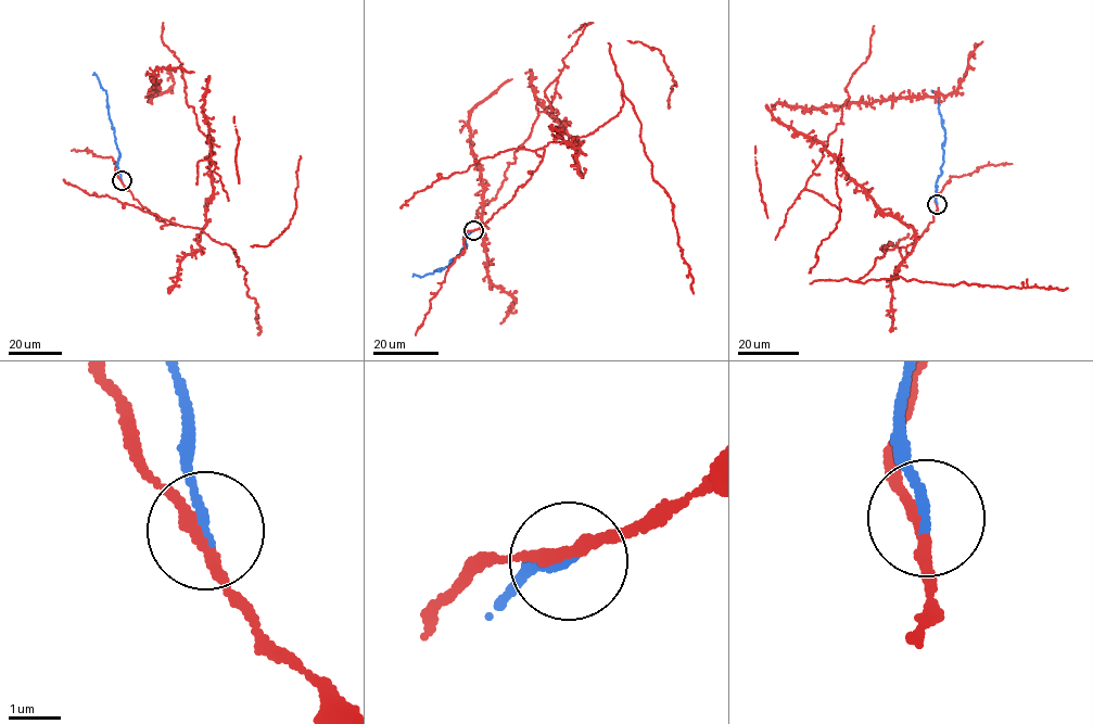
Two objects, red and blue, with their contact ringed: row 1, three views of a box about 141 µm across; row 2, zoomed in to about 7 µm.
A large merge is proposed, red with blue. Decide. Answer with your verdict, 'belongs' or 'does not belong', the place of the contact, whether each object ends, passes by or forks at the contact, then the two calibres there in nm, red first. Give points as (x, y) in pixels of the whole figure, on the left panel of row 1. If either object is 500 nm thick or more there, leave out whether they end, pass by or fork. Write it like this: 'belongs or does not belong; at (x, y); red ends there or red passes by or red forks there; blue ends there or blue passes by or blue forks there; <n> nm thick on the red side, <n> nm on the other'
does not belong; at (122, 180); red passes by; blue ends there; 200 nm thick on the red side, 180 nm on the other

